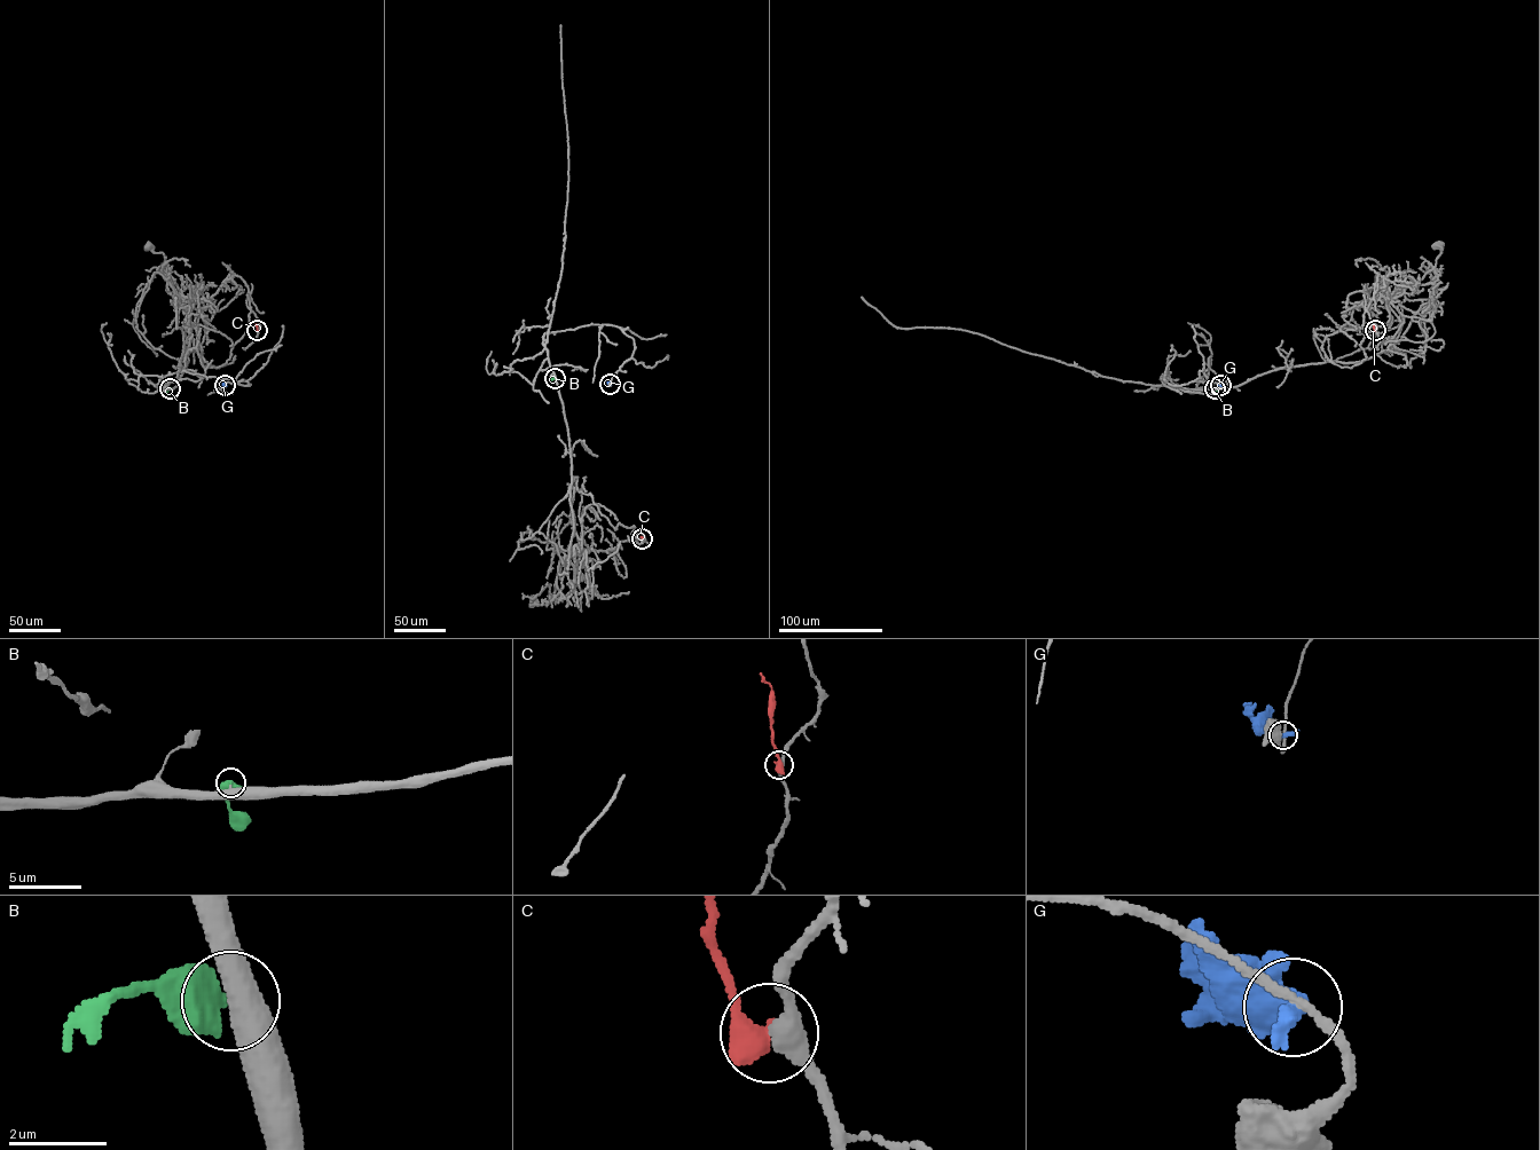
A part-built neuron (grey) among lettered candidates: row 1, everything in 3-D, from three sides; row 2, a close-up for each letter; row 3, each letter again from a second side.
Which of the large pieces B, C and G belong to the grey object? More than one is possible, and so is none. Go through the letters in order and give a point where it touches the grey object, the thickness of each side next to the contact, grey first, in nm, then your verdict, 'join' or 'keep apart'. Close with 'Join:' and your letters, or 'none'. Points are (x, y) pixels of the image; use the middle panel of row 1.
B: meets grey at (555, 378); 400 nm thick on the grey side, 600 nm on the other; join
C: meets grey at (642, 538); 360 nm thick on the grey side, 500 nm on the other; keep apart
G: meets grey at (610, 384); 180 nm thick on the grey side, 320 nm on the other; keep apart
Join: B

